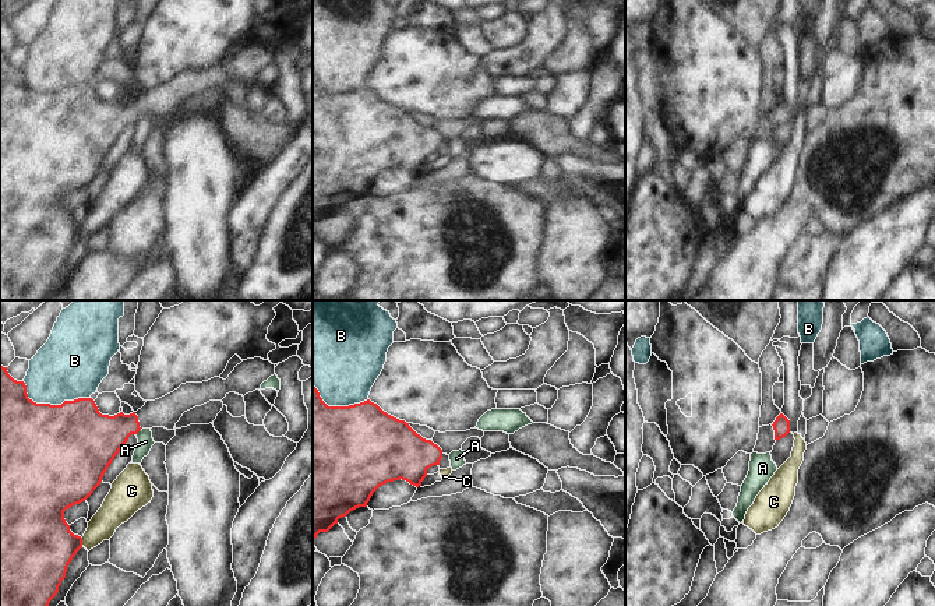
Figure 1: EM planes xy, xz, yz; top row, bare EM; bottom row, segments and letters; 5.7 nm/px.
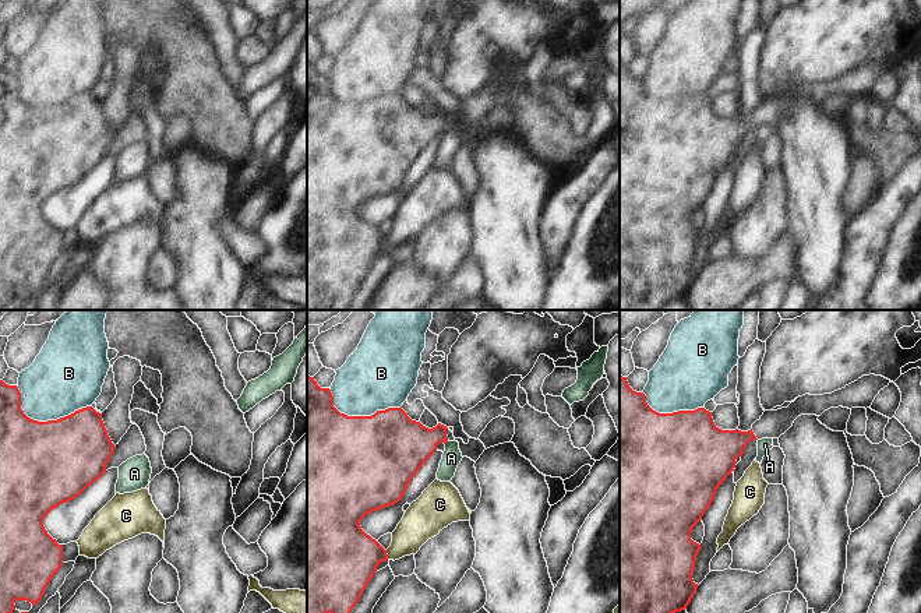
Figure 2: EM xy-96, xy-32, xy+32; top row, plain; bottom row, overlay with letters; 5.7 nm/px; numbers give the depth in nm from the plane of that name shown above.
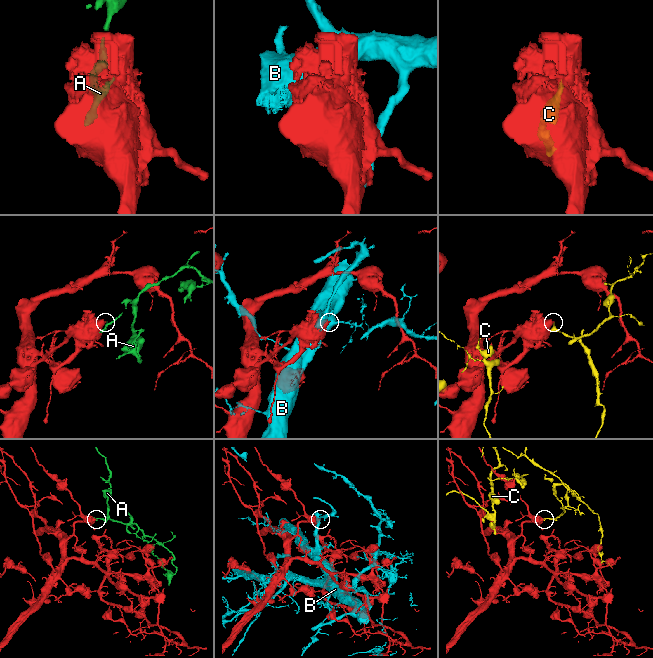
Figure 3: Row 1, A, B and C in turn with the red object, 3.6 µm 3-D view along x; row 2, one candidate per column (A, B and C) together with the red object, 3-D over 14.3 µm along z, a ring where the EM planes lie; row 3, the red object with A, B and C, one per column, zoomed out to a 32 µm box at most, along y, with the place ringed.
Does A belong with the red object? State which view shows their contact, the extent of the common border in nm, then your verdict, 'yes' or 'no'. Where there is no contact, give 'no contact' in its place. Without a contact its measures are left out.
xy | 50 nm | no

